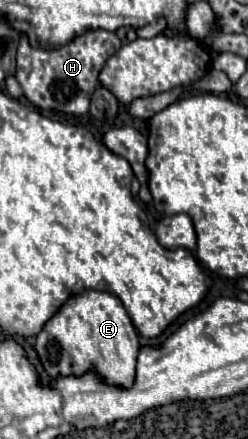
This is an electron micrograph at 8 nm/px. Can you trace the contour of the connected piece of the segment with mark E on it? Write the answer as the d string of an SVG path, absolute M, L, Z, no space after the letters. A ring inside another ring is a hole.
M94 289L70 295L36 337L38 357L50 377L80 375L94 369L106 383L120 387L134 383L138 349L138 335L122 301L114 293Z

